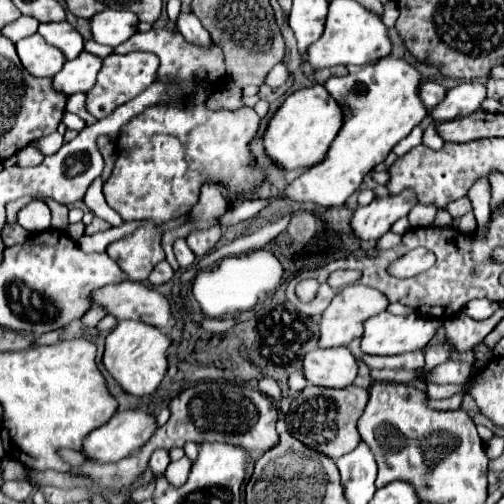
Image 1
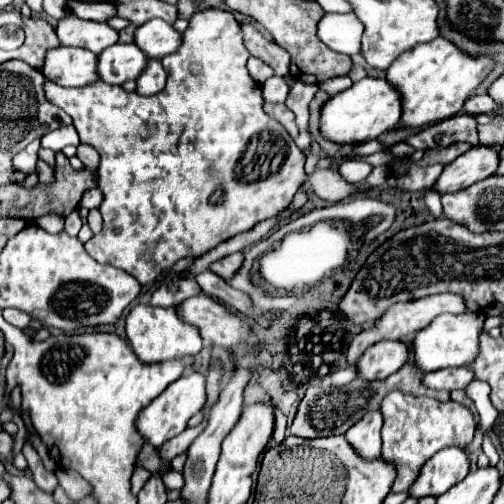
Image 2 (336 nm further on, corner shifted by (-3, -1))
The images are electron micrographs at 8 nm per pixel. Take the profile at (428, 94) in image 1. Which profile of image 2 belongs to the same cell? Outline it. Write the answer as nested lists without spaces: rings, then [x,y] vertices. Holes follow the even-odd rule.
[[[471,95],[465,105],[463,111],[469,115],[479,115],[479,113],[491,113],[493,109],[497,109],[495,101],[489,95]]]

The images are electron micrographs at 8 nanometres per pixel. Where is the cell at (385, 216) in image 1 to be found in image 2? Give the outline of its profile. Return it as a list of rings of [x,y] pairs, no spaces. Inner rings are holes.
[[[499,145],[493,147],[473,147],[459,155],[455,161],[445,165],[441,177],[435,181],[433,189],[441,195],[461,191],[485,177],[491,177],[499,163]]]

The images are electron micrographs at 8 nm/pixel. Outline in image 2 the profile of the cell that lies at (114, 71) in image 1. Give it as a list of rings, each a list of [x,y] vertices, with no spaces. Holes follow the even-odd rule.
[[[149,59],[149,65],[145,65],[141,77],[137,77],[137,93],[139,95],[155,95],[165,87],[167,73],[159,59]]]

